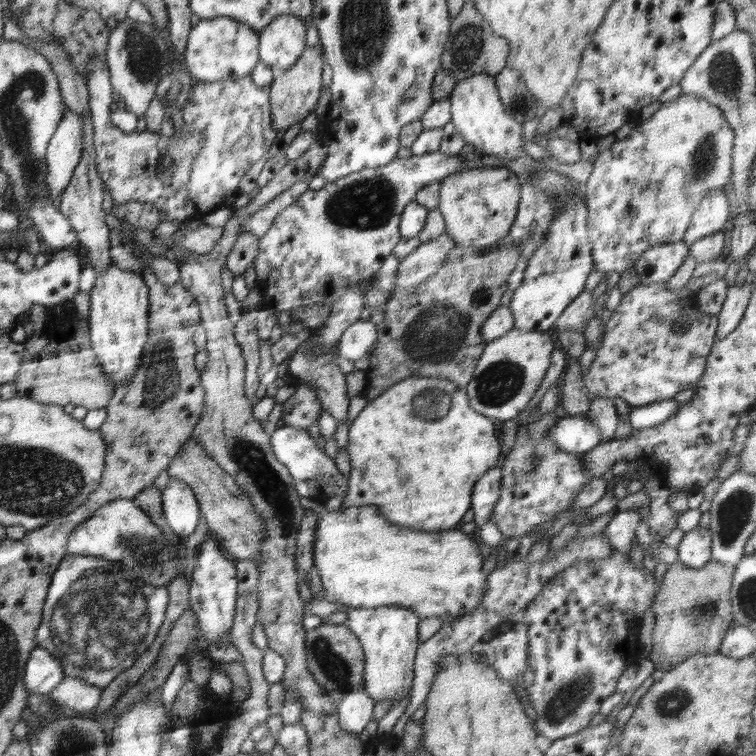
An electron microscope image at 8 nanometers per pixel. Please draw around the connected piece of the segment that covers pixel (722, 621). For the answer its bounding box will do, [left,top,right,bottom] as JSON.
[648,560,735,672]

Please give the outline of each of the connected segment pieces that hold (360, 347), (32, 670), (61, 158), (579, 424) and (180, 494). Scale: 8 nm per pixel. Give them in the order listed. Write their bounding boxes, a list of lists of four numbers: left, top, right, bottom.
[[338,323,378,360],[24,647,64,695],[46,110,82,200],[548,414,602,453],[161,480,201,539]]

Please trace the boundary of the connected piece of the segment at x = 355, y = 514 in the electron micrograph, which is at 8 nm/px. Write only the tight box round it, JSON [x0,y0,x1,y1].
[314,506,487,620]

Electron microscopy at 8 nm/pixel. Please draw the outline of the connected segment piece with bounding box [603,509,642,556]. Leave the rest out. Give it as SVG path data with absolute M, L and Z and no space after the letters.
M638 510L616 512L603 532L608 536L614 549L630 556L632 539L635 537L635 530L640 521L642 519Z

